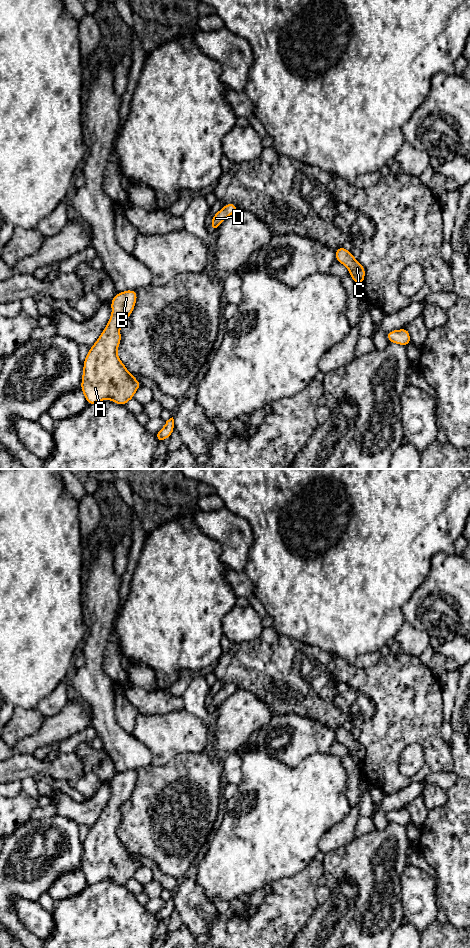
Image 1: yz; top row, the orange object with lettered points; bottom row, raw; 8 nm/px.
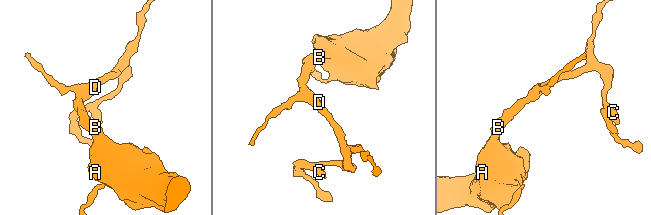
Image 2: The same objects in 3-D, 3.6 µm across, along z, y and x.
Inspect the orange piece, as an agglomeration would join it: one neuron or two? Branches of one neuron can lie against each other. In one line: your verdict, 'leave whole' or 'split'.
leave whole

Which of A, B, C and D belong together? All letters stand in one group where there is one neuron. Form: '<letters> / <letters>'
A B C D

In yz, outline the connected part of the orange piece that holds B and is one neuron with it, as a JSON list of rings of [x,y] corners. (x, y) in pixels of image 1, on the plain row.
[[[126,770],[117,773],[110,783],[112,795],[108,804],[83,842],[81,870],[88,885],[109,879],[124,886],[142,866],[117,835],[120,806],[131,795],[136,781],[136,770]]]

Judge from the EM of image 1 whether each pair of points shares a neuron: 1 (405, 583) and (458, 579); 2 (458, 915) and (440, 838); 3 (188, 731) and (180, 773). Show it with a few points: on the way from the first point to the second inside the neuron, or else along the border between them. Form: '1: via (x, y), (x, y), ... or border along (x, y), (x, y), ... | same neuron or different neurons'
1: border along (431, 560), (428, 575), (407, 600) | different neurons
2: via (458, 896), (458, 857) | same neuron
3: border along (202, 752), (181, 752), (163, 764) | different neurons

